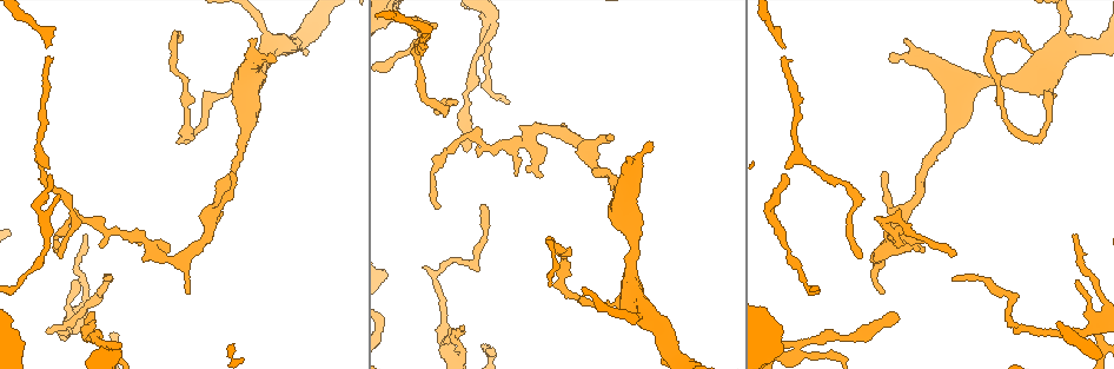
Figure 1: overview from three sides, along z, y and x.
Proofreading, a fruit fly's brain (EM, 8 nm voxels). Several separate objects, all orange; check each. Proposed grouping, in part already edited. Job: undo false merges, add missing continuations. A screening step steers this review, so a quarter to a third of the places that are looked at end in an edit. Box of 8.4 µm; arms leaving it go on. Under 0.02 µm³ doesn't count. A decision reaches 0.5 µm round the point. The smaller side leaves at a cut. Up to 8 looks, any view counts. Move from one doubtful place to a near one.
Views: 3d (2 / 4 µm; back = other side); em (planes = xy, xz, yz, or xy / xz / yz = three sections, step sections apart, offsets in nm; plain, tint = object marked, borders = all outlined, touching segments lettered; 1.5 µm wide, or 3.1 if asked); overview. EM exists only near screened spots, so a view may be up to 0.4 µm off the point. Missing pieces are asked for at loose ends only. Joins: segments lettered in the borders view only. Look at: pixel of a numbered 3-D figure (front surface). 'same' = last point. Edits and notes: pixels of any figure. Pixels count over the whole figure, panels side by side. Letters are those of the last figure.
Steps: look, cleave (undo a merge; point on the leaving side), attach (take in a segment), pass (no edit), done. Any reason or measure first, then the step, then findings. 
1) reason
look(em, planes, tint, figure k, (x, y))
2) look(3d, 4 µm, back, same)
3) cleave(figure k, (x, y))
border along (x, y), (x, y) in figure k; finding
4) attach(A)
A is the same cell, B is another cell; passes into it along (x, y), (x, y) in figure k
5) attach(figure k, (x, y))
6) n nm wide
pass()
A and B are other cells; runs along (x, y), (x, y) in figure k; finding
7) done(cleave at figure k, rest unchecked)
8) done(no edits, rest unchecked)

branch stops here
look(em, planes, plain, figure 1, (189, 293))

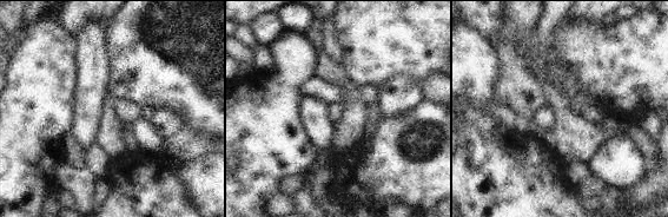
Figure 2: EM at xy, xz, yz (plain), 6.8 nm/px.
what lies round it
look(em, planes, borders, same)

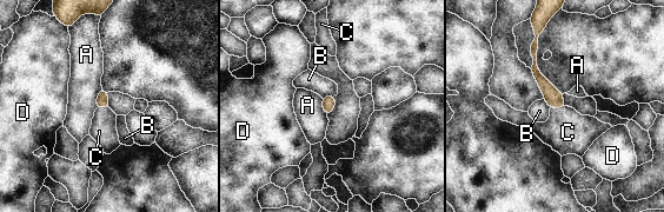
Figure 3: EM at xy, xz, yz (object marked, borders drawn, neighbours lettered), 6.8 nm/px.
attach(C)
C is the same cell, A, B and D are other cells; it goes on there

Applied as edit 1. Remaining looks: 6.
look(overview)

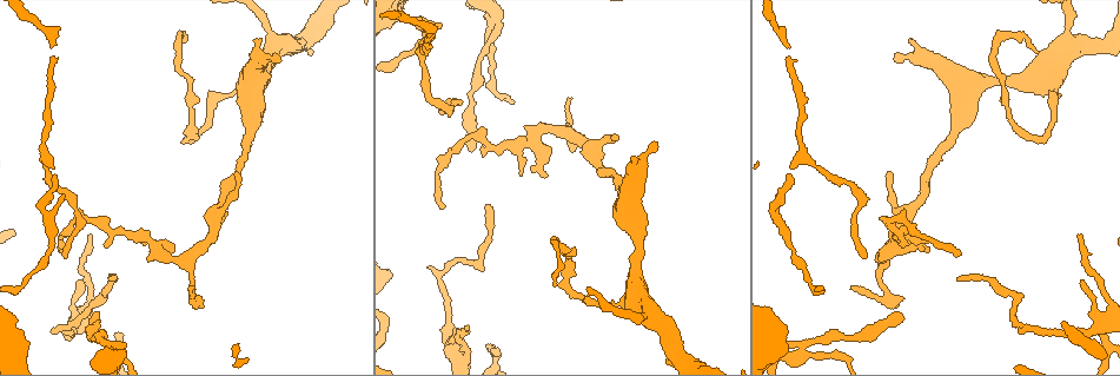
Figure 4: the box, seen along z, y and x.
three arms meet
look(3d, 4 µm, figure 4, (799, 353))

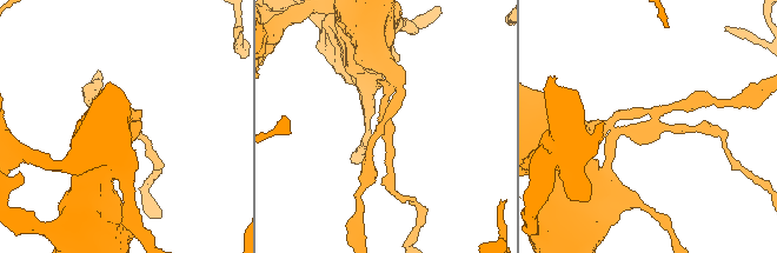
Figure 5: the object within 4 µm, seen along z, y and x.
3 arms; now the EM
look(em, yz, step 8, borders, figure 5, (651, 124))

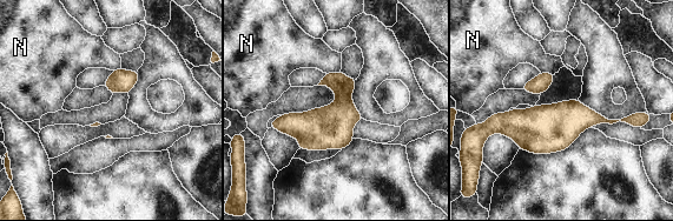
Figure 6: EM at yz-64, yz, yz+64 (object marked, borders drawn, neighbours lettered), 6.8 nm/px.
cleave(figure 6, (330, 127))
N is another cell; the part that leaves runs along (632, 118), (615, 121), (493, 121) in figure 6; a second neuron is stuck on

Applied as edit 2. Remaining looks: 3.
tapers out
look(3d, 2 µm, figure 4, (63, 256))

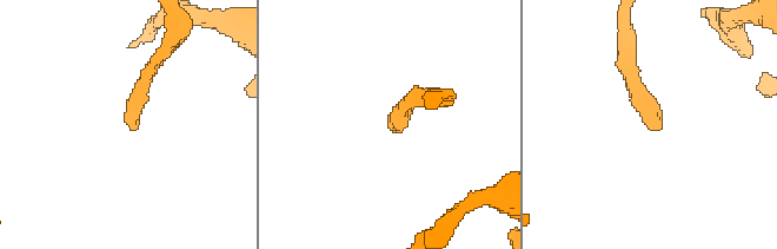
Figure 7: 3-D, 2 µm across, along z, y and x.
need the tissue
look(em, xz, step 4, tint, figure 7, (398, 132))

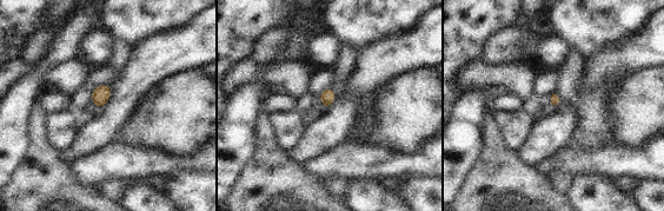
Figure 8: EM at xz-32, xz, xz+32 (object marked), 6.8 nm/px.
cut it another way
look(em, xy, step 8, borders, same)

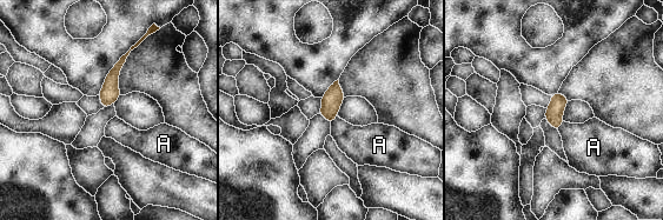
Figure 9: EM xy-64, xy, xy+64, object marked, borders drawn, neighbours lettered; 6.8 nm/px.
130 nm wide
pass()
A is another cell; border along (564, 121), (557, 130) in figure 9; none of them fits

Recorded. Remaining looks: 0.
done(attach at figure 3, cleave at figure 6, rest unchecked)

